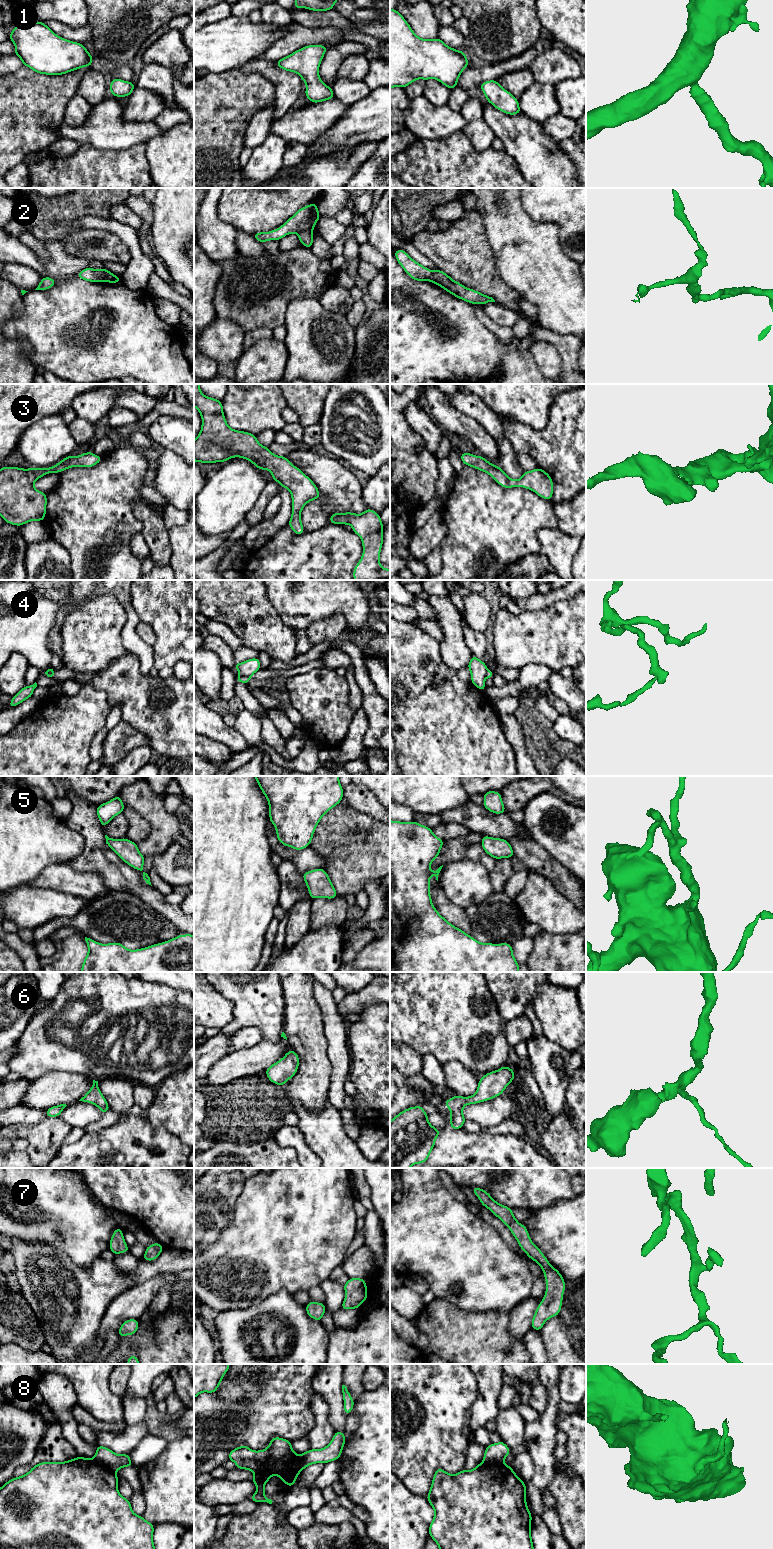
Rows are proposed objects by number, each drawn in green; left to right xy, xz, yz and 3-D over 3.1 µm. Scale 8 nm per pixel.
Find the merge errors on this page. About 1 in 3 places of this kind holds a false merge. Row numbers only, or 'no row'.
2, 4

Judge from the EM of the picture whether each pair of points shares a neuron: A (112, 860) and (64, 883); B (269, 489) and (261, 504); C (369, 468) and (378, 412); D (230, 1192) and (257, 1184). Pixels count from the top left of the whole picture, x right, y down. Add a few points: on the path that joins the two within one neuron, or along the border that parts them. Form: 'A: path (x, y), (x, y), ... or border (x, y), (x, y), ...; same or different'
A: border (68, 863), (76, 870), (96, 872), (107, 887); different
B: path (267, 493), (263, 500); same
C: path (369, 454), (369, 426); same
D: border (246, 1179), (234, 1210); different

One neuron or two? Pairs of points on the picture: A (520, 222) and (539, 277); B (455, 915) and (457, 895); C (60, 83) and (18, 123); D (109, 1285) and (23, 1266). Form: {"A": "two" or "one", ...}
{"A": "one", "B": "two", "C": "one", "D": "one"}

